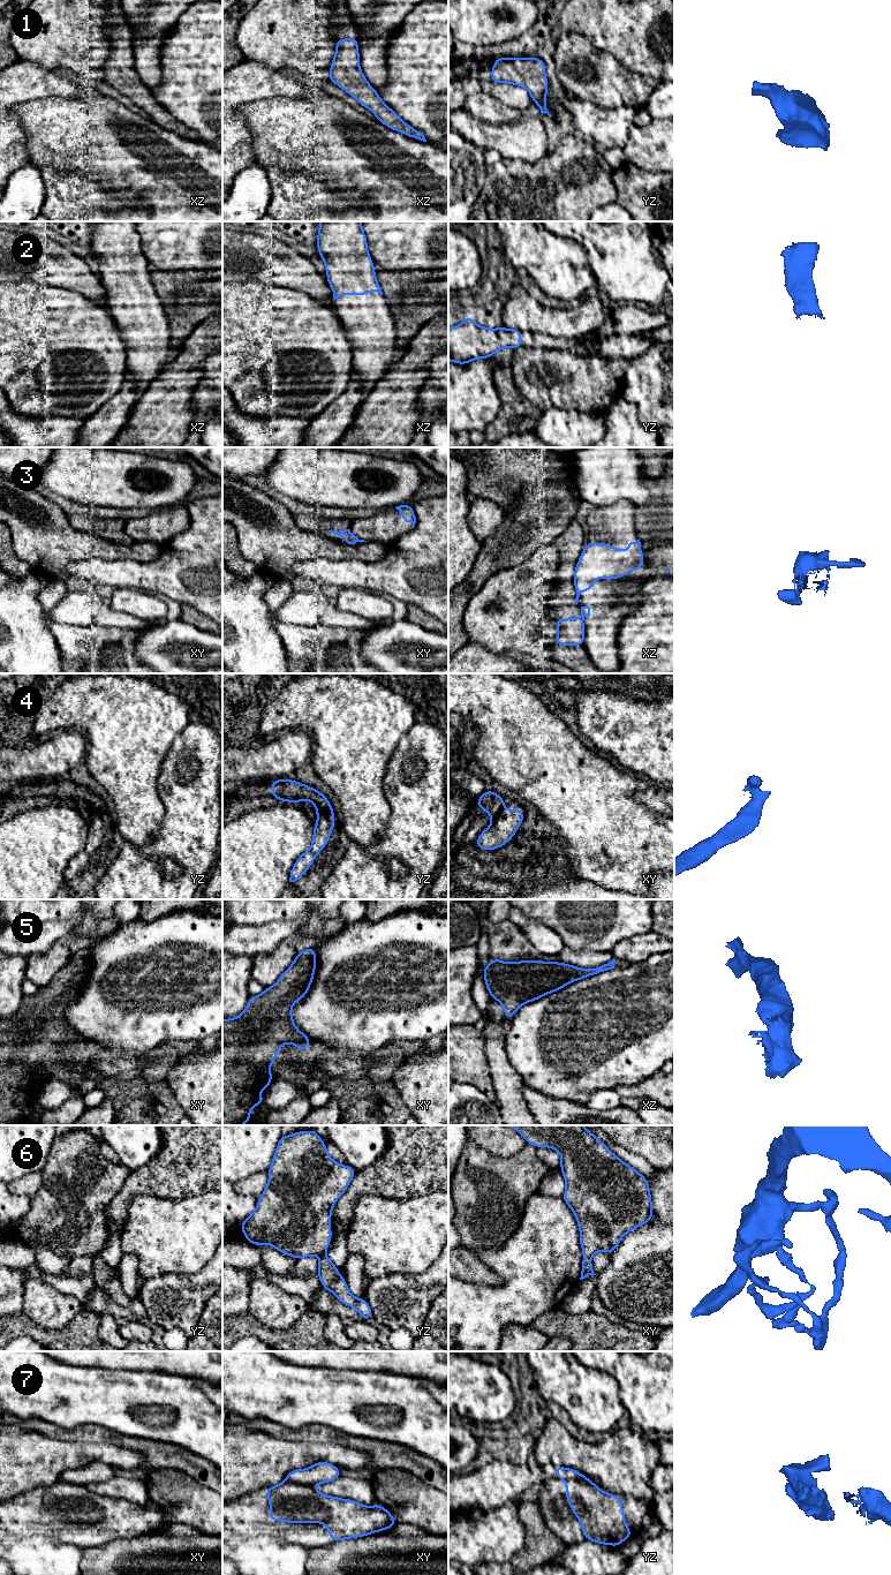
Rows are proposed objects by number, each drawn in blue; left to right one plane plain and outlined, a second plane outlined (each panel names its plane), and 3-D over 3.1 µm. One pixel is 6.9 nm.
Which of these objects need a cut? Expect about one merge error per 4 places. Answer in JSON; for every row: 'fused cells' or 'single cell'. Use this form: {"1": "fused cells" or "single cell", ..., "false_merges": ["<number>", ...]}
{"1": "single cell", "2": "single cell", "3": "fused cells", "4": "fused cells", "5": "single cell", "6": "single cell", "7": "fused cells", "false_merges": ["3", "4", "7"]}

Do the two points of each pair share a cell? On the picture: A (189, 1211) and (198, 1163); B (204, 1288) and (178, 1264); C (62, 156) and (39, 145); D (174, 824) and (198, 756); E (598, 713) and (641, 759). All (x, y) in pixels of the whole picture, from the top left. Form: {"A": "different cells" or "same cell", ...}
{"A": "different cells", "B": "different cells", "C": "same cell", "D": "same cell", "E": "same cell"}

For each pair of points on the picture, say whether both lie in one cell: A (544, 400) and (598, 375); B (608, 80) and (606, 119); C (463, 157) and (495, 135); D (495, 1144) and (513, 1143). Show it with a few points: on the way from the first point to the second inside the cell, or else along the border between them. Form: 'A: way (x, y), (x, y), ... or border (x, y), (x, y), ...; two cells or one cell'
A: way (558, 386), (584, 385); one cell
B: border (581, 98), (598, 105), (618, 107); two cells
C: border (460, 134), (482, 150); two cells
D: way (499, 1143), (508, 1143); one cell

